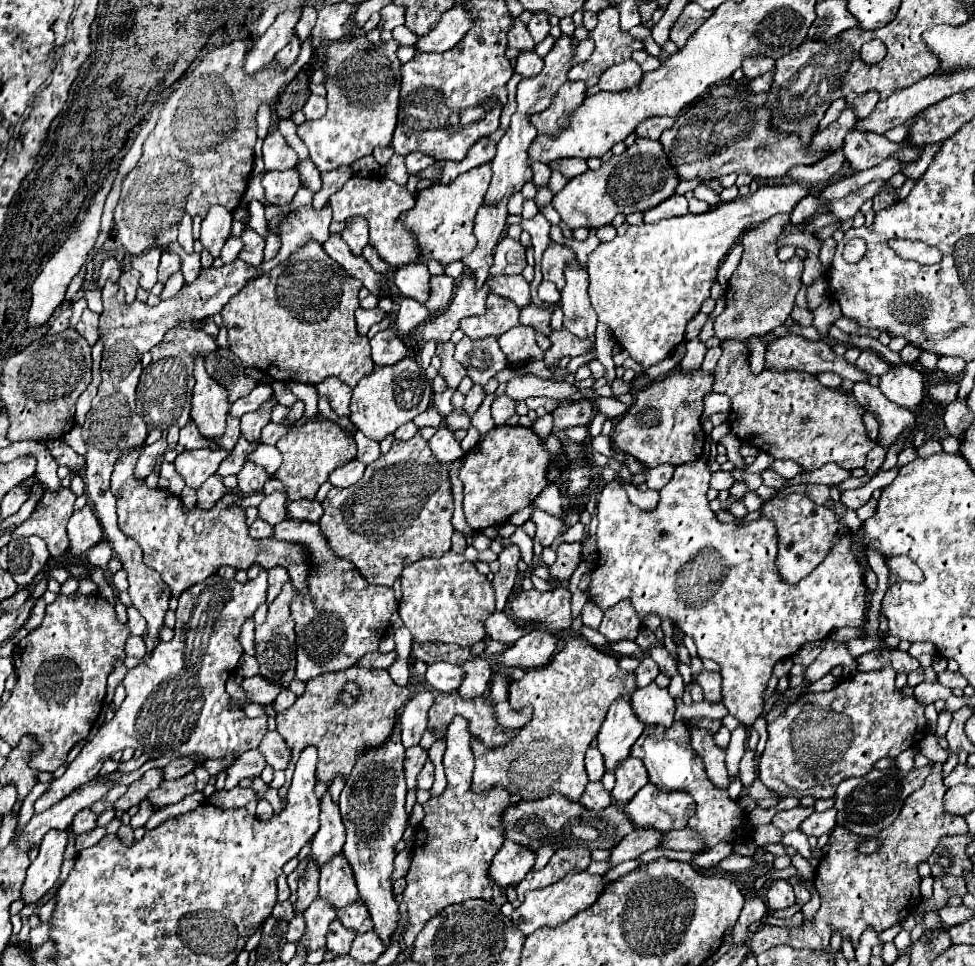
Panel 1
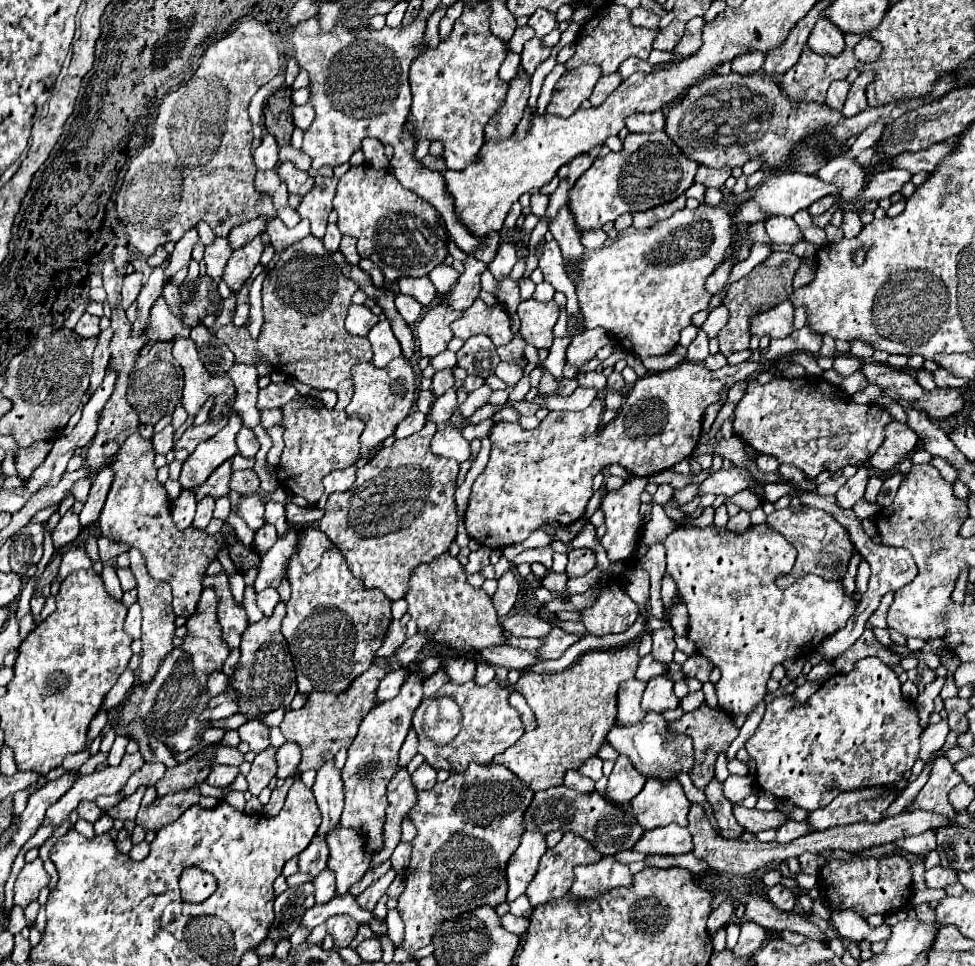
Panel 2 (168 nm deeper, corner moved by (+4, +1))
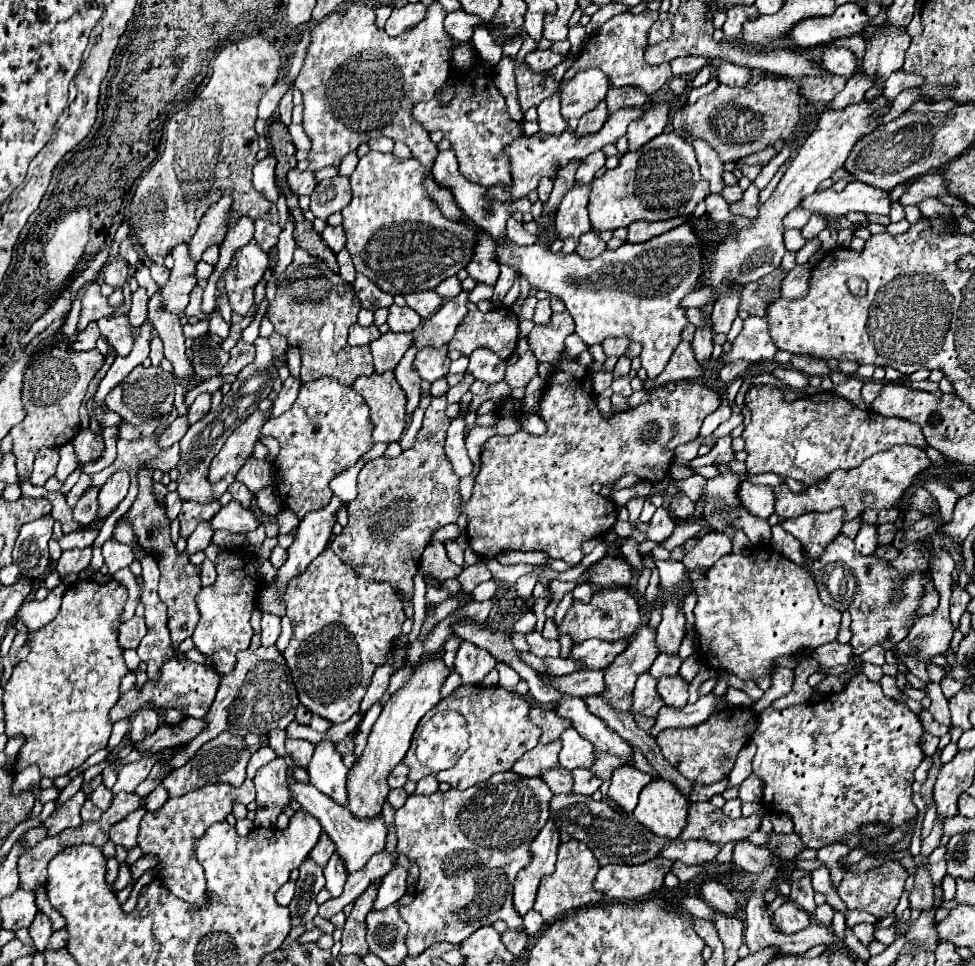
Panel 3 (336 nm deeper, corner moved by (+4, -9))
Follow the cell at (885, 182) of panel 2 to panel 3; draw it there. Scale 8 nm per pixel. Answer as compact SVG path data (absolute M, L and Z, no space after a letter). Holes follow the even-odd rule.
M932 172L910 180L898 202L902 206L908 206L908 204L918 204L918 200L924 200L928 196L938 198L944 194L946 194L946 188L942 188L942 176L938 176L938 172Z

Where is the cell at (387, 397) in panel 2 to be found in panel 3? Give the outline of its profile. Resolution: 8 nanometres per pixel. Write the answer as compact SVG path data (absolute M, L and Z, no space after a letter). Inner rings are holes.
M394 372L356 378L352 386L370 406L374 442L398 442L406 426L406 396Z

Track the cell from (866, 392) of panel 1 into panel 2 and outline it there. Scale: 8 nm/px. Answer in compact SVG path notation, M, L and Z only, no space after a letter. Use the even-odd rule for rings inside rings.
M894 420L886 426L884 444L868 460L868 466L874 468L880 476L888 476L900 460L904 460L912 450L916 450L916 446L918 434L906 424Z

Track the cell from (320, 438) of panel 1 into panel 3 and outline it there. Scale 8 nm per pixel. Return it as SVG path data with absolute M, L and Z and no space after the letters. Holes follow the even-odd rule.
M320 378L314 382L302 384L294 406L290 410L286 410L282 416L270 418L262 426L262 434L274 436L280 442L280 454L274 460L274 470L278 476L276 490L278 490L280 502L286 504L290 510L294 510L298 518L306 516L308 512L328 506L328 502L332 498L328 482L334 476L338 476L340 472L344 472L346 468L354 466L358 462L358 458L372 448L372 444L374 444L372 430L374 430L374 424L370 420L370 408L366 406L362 396L352 386L342 386L334 378Z

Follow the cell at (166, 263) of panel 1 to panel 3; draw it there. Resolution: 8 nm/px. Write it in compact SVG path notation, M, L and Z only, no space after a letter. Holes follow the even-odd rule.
M222 198L216 204L212 204L212 208L208 208L202 224L198 226L196 234L192 236L192 240L188 242L188 252L190 258L200 262L202 260L202 252L212 246L212 244L222 244L224 234L226 234L226 216L230 212L230 198Z

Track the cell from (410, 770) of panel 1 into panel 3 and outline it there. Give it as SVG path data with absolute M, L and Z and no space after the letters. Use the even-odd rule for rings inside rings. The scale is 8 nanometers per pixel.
M396 788L396 790L390 790L390 794L388 794L388 802L392 804L392 808L394 808L394 810L402 808L402 804L406 802L406 798L408 798L408 792L406 792L404 788Z

